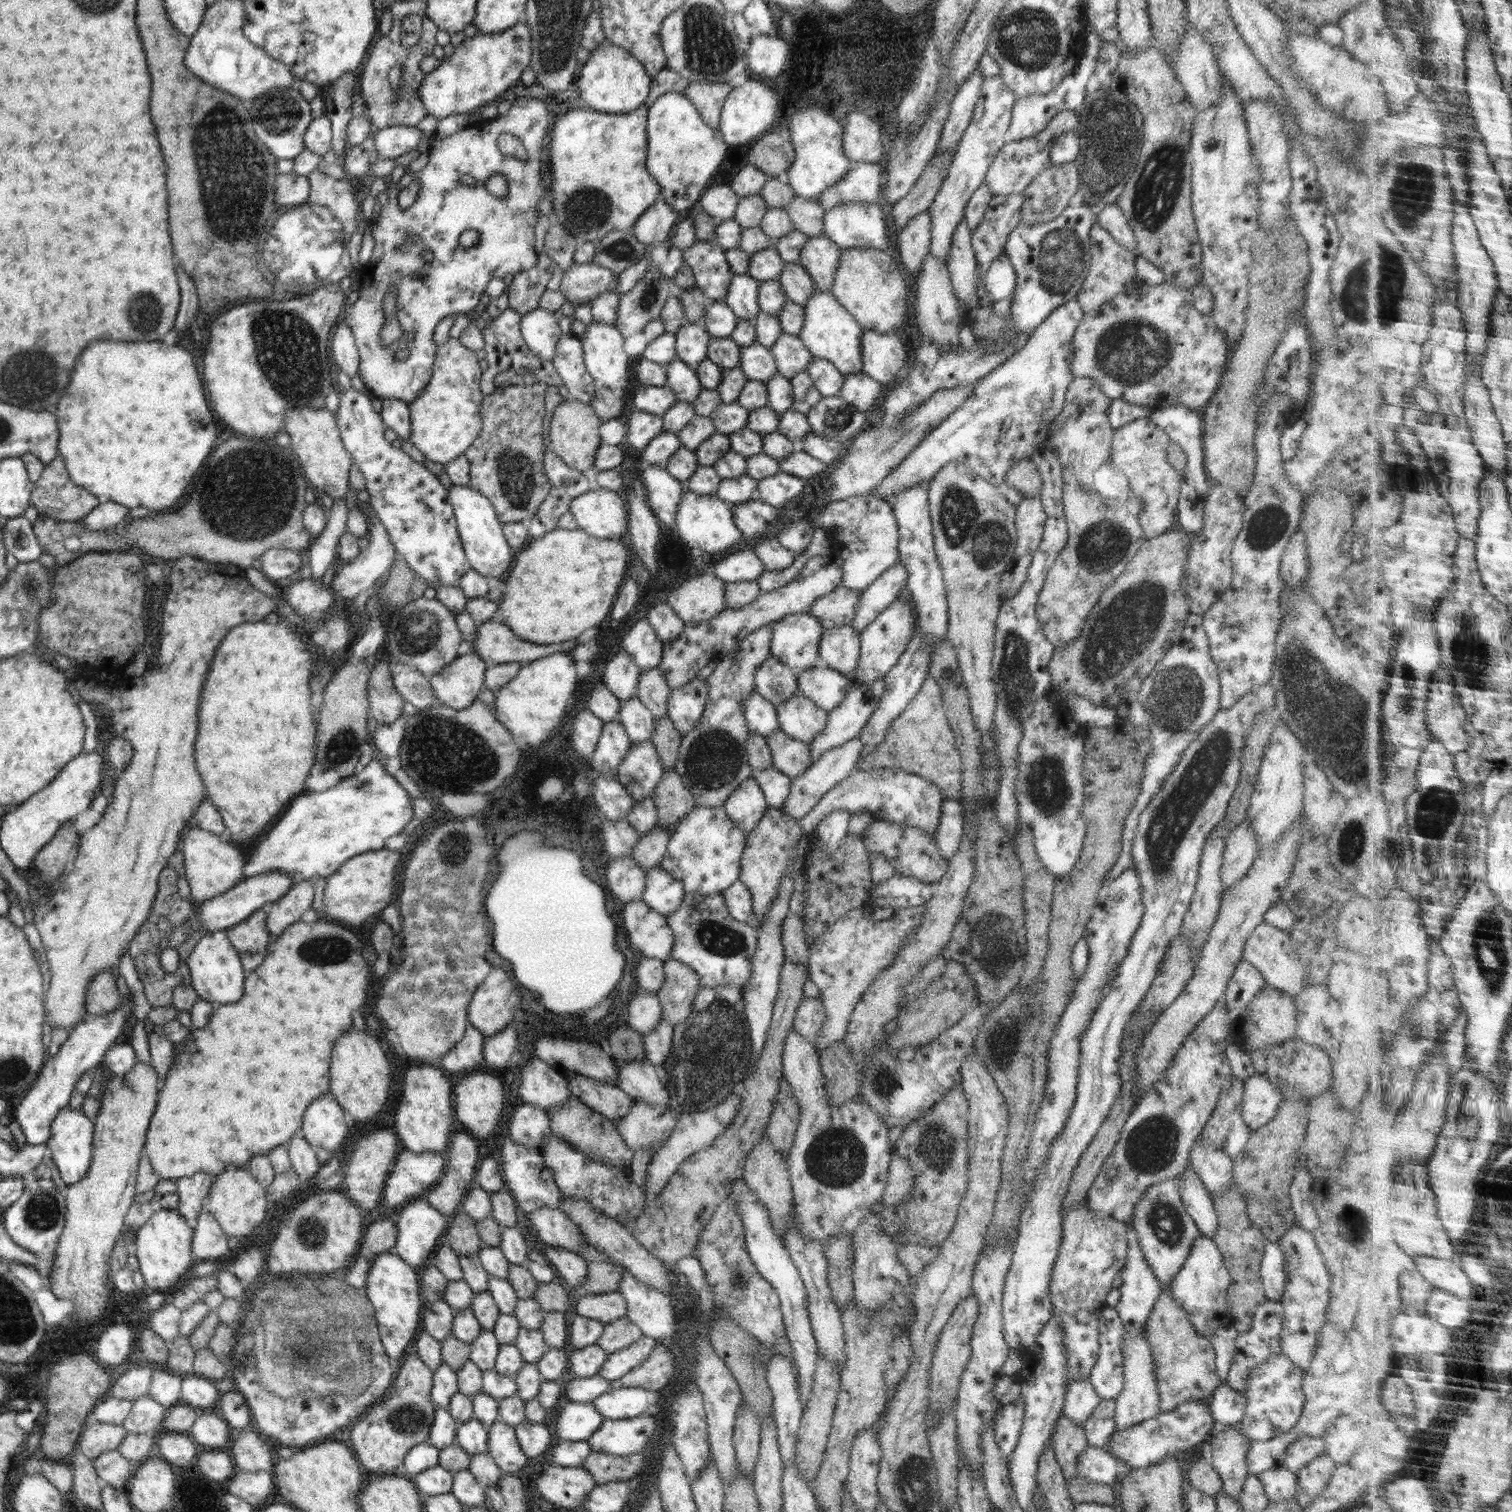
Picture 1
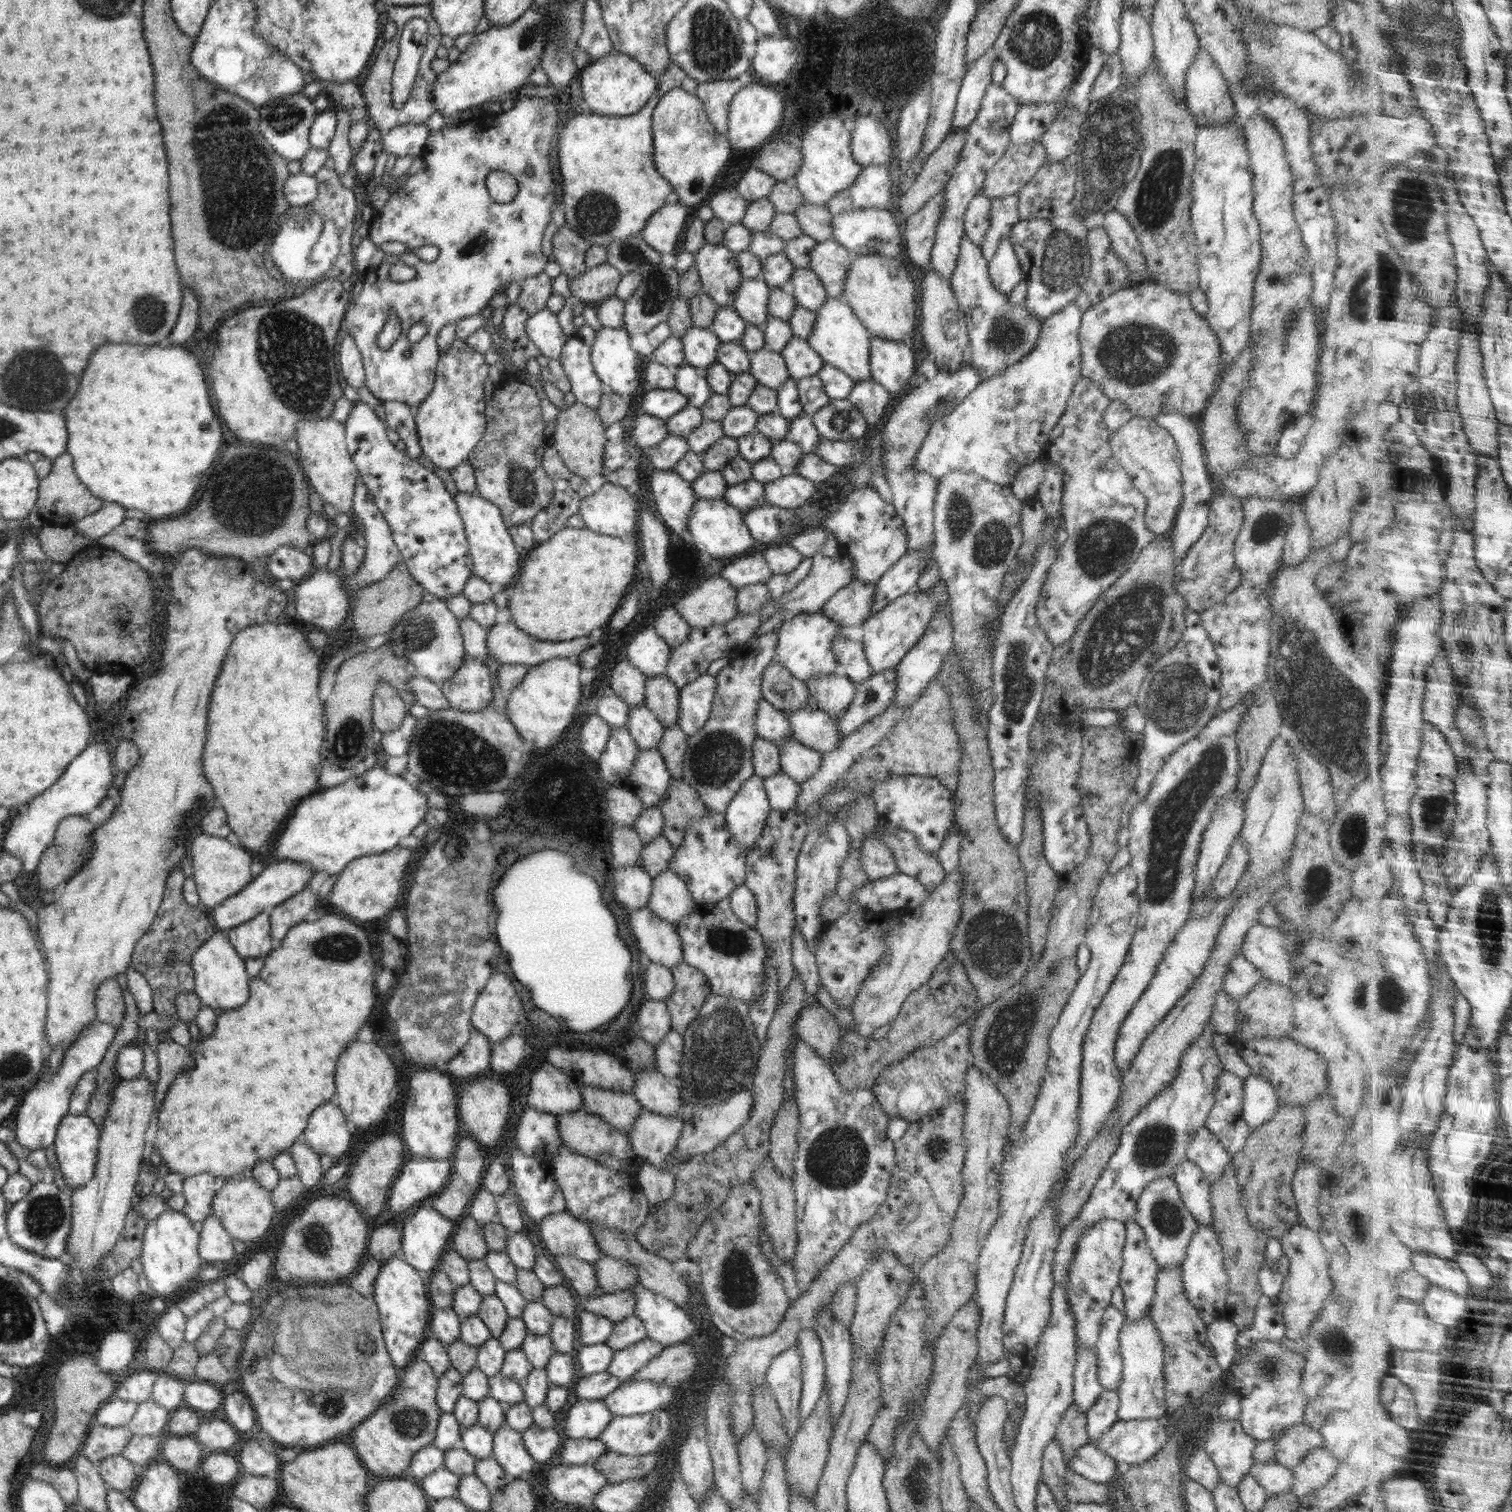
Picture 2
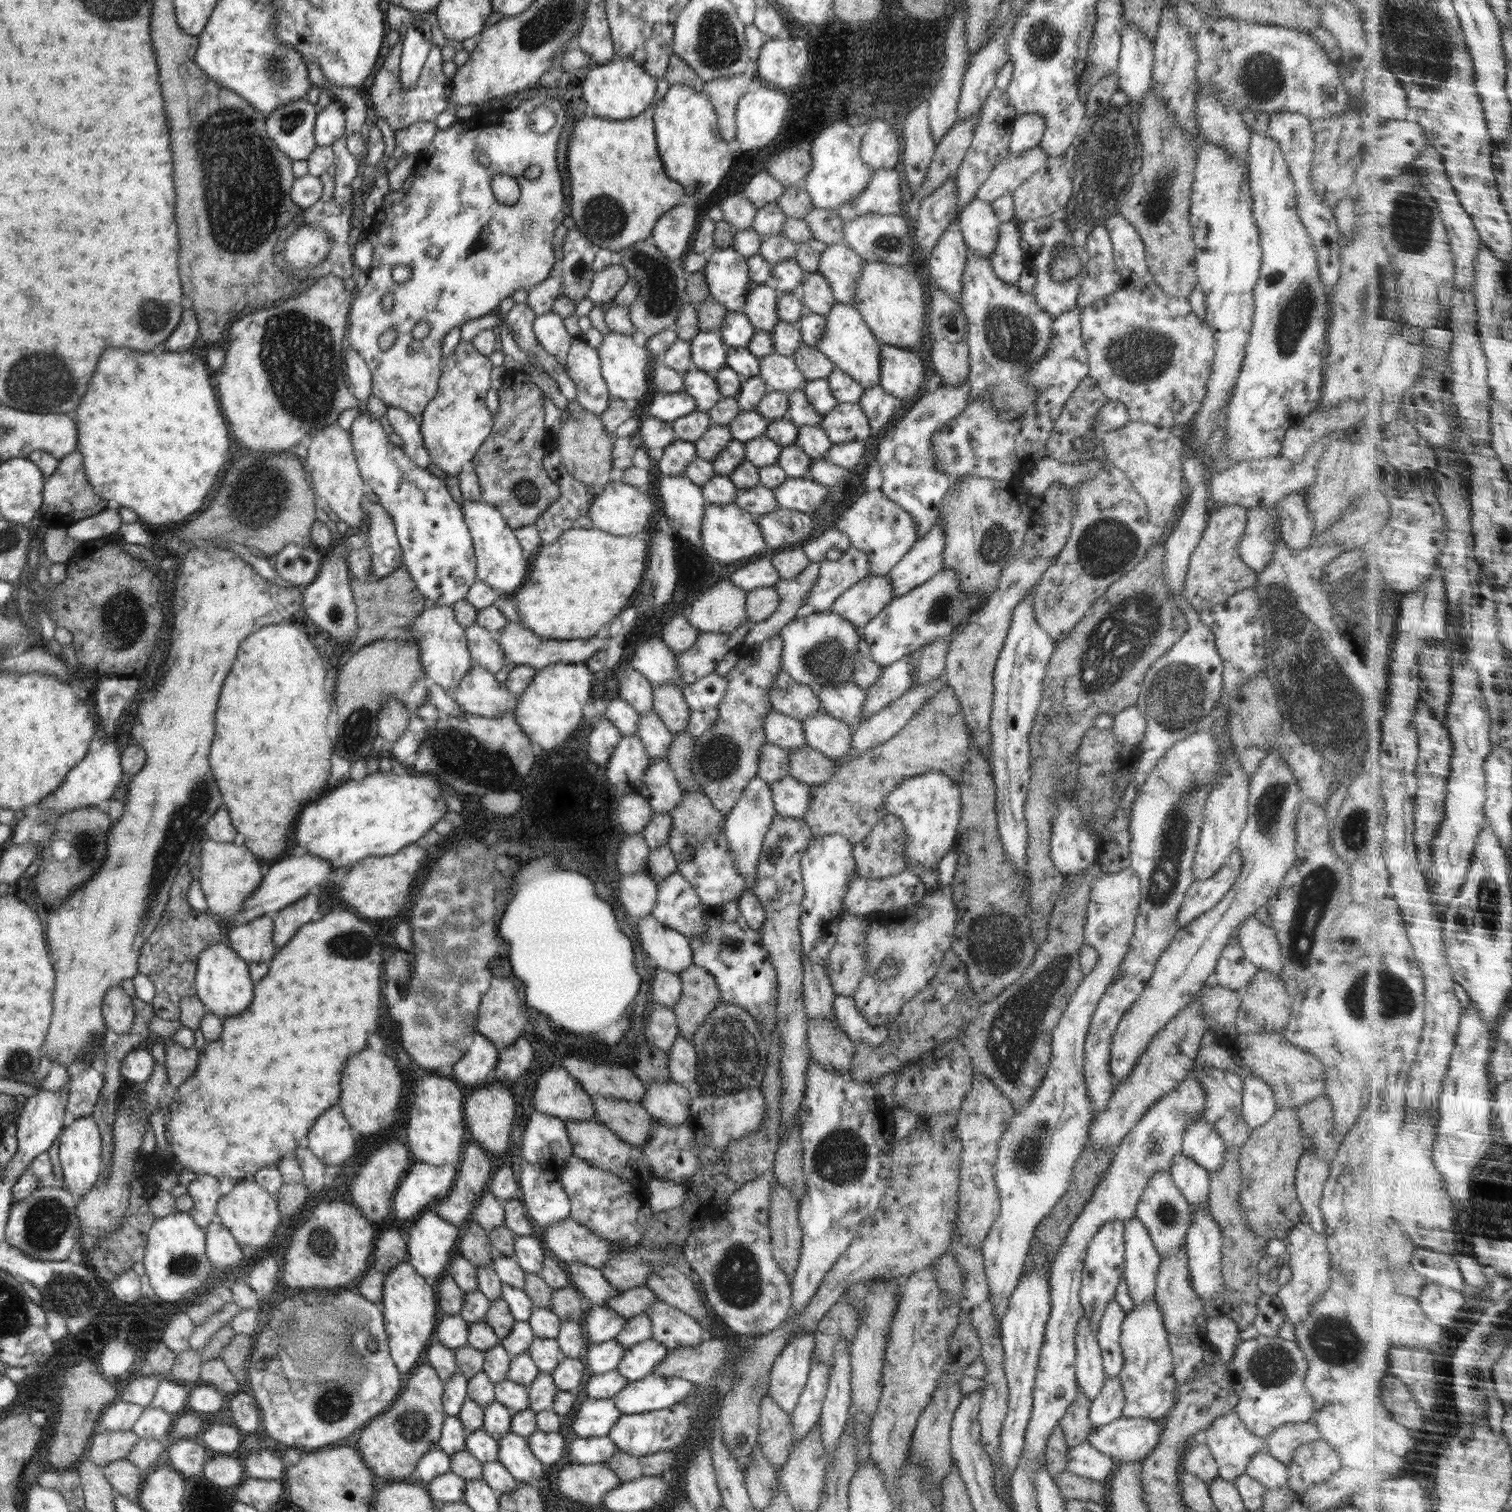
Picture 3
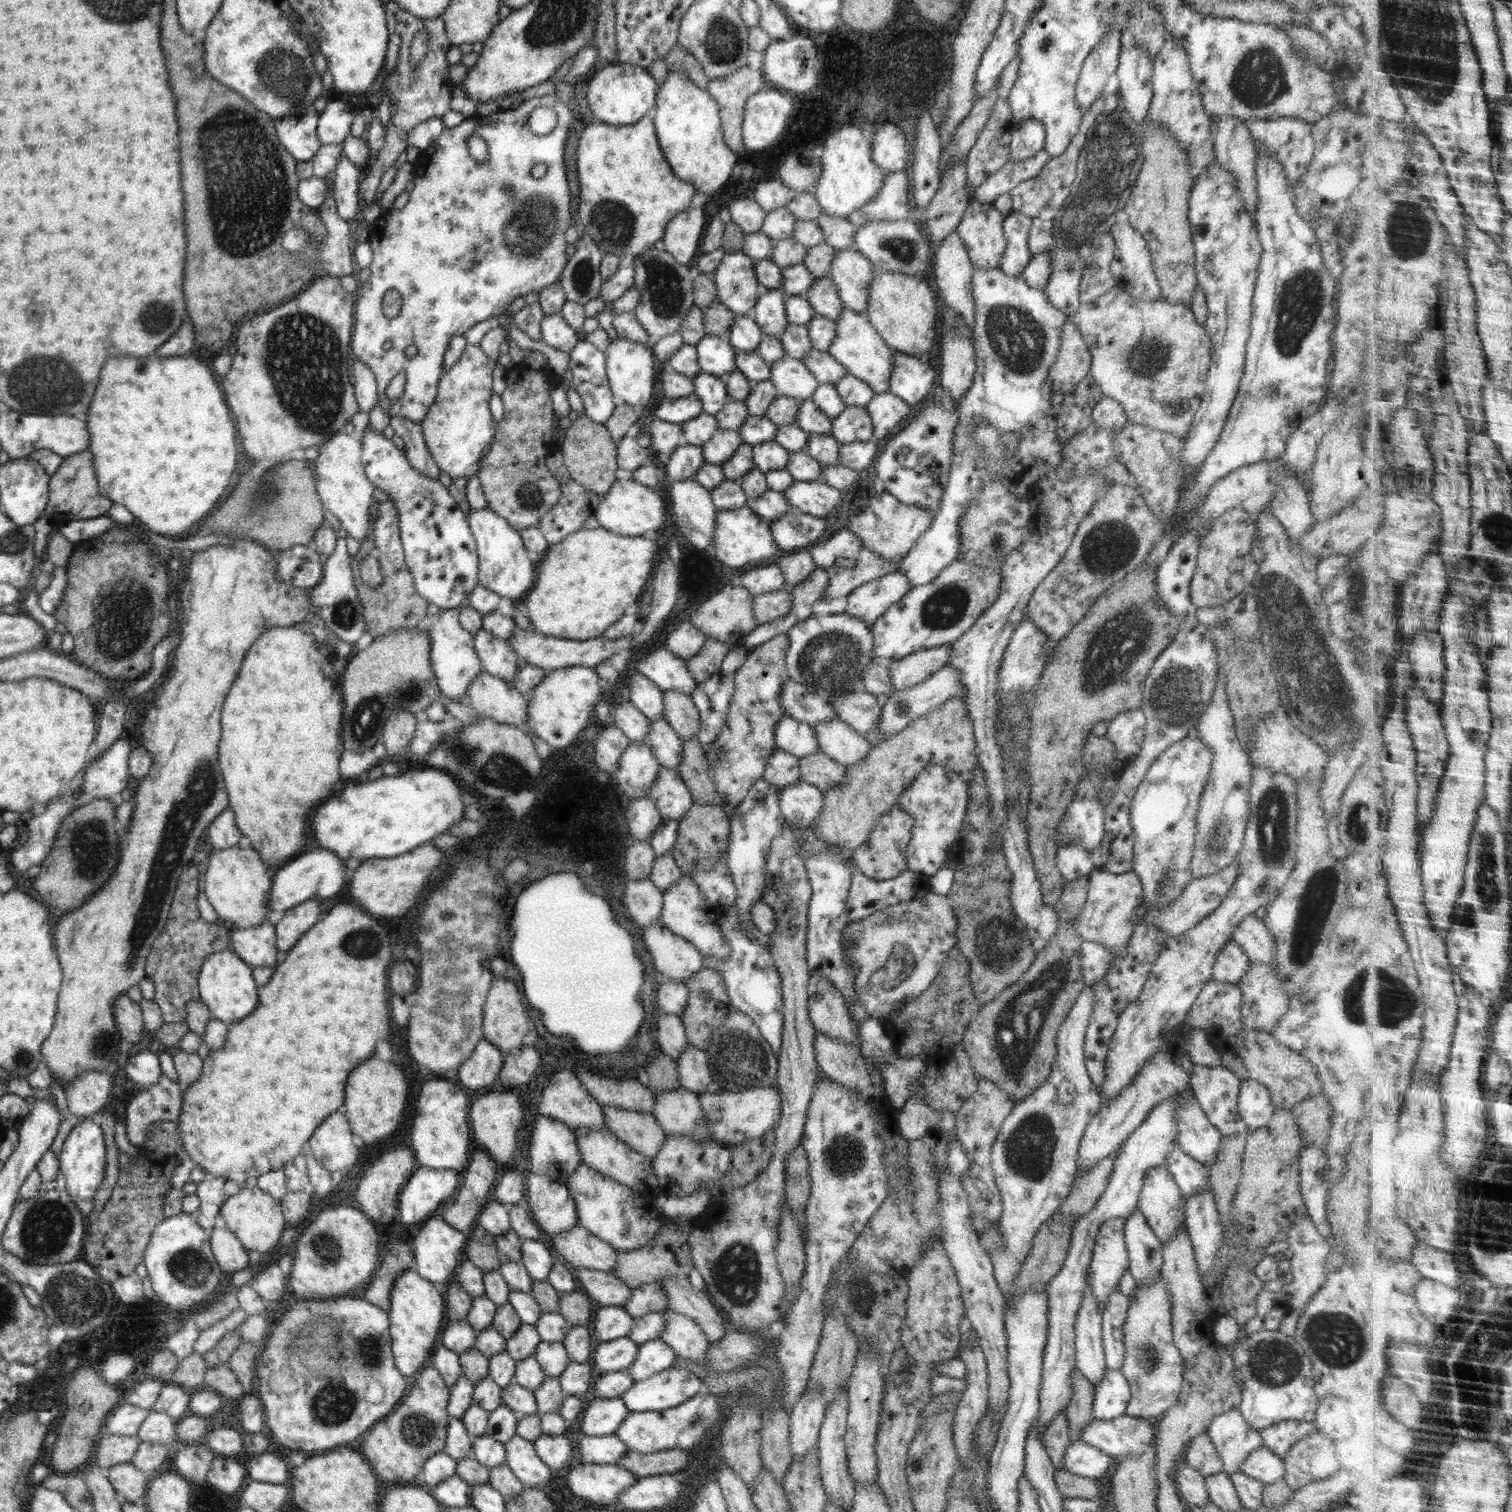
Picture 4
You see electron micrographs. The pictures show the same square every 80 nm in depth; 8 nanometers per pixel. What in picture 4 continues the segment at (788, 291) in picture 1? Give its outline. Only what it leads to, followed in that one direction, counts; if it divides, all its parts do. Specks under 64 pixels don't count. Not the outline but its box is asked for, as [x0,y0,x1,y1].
[804,277,844,320]

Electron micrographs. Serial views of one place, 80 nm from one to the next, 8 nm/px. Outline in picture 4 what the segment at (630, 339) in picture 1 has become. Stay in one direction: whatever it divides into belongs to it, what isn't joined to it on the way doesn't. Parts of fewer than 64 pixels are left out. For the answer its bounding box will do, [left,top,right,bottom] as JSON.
[633,242,694,346]

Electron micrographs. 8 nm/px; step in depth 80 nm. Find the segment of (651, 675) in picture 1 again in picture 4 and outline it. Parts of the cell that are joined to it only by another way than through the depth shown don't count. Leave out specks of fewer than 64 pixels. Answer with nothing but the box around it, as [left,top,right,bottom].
[663,691,700,740]

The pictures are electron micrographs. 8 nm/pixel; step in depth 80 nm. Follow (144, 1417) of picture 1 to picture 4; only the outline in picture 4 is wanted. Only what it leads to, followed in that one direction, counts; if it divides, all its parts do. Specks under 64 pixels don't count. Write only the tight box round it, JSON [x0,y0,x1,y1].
[137,1410,178,1447]

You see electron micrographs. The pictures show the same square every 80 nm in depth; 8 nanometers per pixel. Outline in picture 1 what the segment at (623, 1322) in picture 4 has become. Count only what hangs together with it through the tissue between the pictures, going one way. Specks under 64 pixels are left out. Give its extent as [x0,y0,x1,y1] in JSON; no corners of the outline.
[565,1305,604,1349]

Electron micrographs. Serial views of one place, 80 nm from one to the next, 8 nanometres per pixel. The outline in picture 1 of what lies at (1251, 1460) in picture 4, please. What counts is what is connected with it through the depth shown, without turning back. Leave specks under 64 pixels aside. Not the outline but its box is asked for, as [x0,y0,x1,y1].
[1256,1467,1297,1501]

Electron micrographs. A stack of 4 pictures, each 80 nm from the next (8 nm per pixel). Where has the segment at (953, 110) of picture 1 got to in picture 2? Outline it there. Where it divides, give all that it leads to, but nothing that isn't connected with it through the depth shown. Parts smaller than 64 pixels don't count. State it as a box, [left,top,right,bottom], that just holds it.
[949,50,999,134]

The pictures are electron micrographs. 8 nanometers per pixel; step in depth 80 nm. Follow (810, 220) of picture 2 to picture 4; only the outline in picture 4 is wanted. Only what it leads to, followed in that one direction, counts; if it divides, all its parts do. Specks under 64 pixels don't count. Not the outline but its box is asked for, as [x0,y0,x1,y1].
[816,213,858,250]

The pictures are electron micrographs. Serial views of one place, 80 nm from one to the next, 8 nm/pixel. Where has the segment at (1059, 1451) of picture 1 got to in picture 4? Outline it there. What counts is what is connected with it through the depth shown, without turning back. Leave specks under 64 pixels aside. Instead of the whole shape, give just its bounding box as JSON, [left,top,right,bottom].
[1065,1368,1095,1443]

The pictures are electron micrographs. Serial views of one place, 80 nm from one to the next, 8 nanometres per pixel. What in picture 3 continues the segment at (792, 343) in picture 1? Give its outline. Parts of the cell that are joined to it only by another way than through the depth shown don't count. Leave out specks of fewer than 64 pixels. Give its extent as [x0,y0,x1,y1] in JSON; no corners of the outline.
[792,343,836,380]

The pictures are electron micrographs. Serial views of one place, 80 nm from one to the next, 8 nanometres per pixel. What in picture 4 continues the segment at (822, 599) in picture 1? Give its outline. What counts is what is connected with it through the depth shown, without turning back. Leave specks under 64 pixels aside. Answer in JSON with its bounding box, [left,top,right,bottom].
[844,570,912,625]

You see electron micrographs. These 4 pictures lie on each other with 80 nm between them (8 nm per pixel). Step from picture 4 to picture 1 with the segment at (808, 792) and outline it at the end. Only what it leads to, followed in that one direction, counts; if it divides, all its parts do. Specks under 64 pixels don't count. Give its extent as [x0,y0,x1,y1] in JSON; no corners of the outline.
[751,767,792,808]

